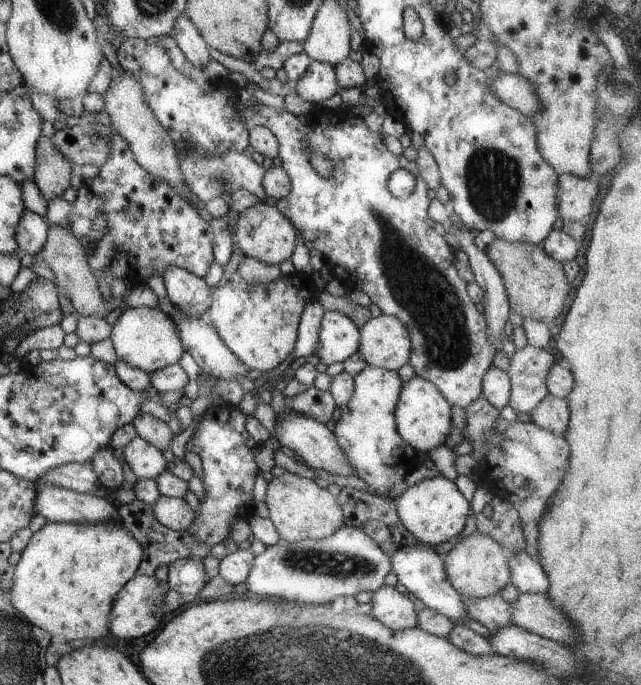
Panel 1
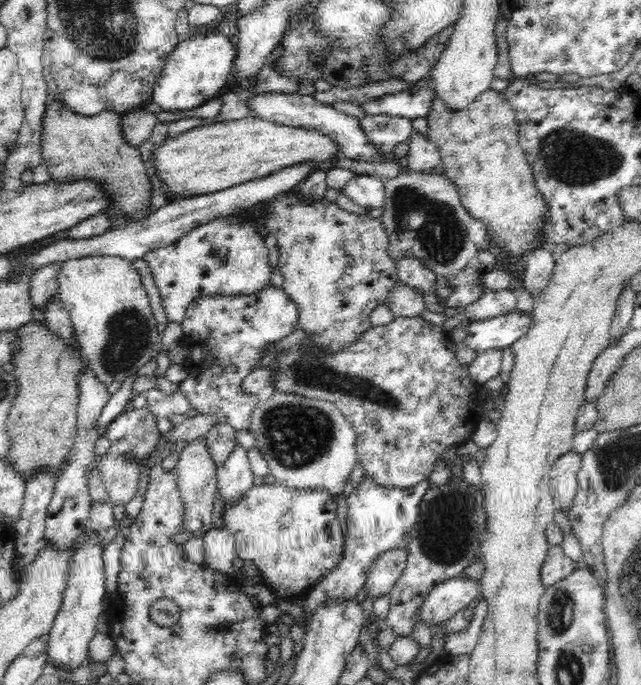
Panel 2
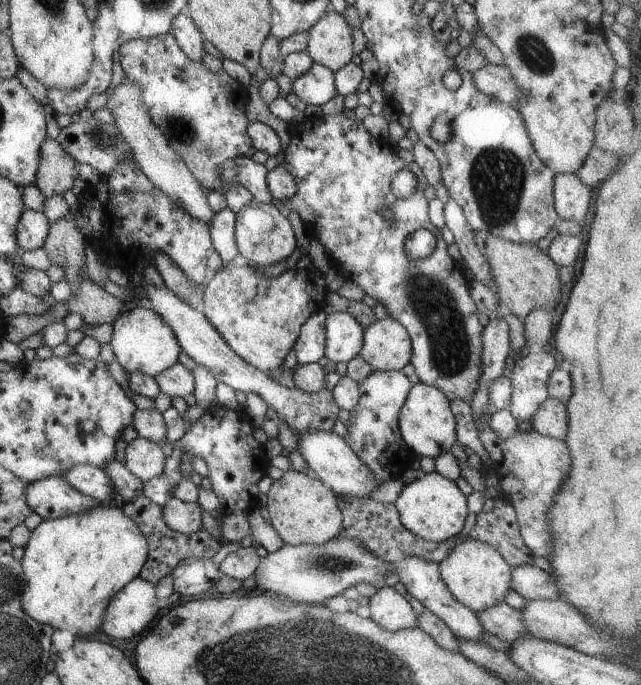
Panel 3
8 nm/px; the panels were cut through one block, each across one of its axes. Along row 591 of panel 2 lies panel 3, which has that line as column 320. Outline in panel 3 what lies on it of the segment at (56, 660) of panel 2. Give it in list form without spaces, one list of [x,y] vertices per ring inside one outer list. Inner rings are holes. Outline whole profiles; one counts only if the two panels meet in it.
[[[314,63],[313,66],[294,80],[292,92],[307,105],[323,105],[337,96],[334,72]]]

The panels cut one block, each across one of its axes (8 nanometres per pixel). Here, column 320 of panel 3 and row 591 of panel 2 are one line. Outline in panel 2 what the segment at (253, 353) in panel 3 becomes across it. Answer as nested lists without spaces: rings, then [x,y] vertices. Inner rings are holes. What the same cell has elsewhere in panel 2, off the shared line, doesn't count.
[[[276,482],[254,485],[238,502],[224,507],[222,522],[234,533],[237,556],[244,561],[252,560],[263,576],[264,584],[276,595],[277,600],[306,598],[312,587],[320,583],[325,574],[334,570],[343,557],[345,535],[338,521],[336,499],[324,490],[299,494],[296,489],[290,489]]]

